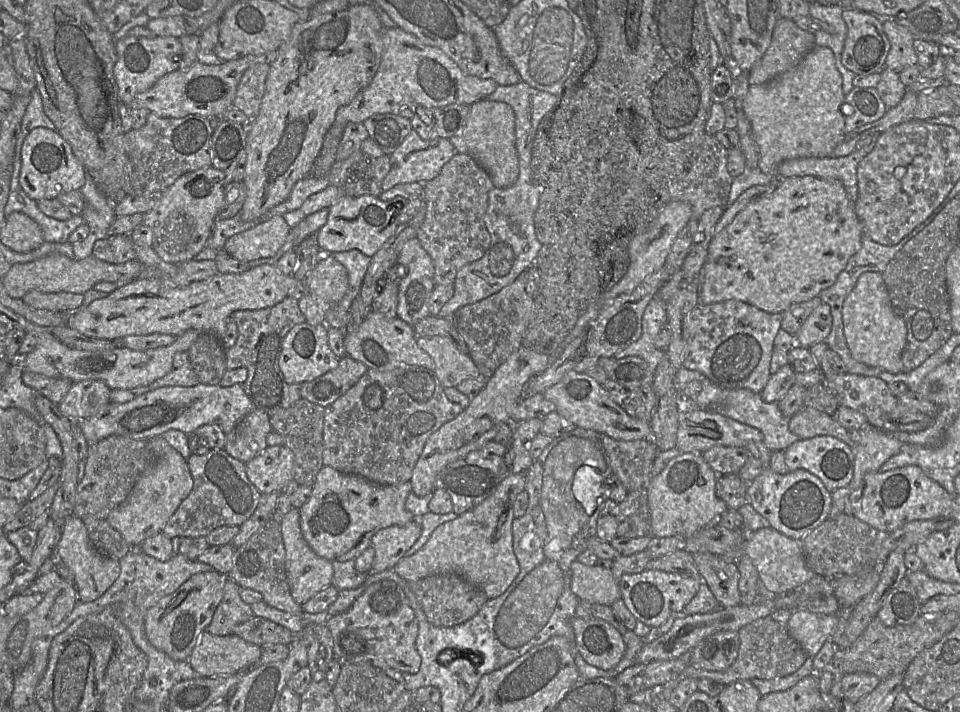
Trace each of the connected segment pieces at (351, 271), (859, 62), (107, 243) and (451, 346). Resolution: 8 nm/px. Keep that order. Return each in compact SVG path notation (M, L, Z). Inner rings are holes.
M357 249L323 254L333 255L333 257L347 270L349 288L346 295L338 304L343 310L350 310L353 301L360 295L364 276L372 258Z
M844 9L842 17L848 29L841 56L843 66L856 75L881 73L890 50L883 24L857 9Z
M112 235L106 239L97 240L92 249L92 255L111 264L123 264L135 260L136 252L130 235Z
M443 336L417 337L418 346L435 364L434 373L443 388L456 387L462 381L477 378L479 369L468 353Z

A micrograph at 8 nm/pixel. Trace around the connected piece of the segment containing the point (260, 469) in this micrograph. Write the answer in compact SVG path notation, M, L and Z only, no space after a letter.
M267 446L245 464L246 475L261 494L281 492L293 480L294 454L283 446Z

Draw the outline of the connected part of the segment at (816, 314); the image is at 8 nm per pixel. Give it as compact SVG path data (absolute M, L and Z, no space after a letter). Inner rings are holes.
M822 302L805 320L797 334L797 345L809 348L813 344L824 342L832 329L832 315L830 306Z

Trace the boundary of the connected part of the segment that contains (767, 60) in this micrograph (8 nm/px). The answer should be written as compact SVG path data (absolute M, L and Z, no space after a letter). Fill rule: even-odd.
M779 17L772 40L748 73L750 85L765 83L796 66L815 47L815 34L800 29L791 19Z

